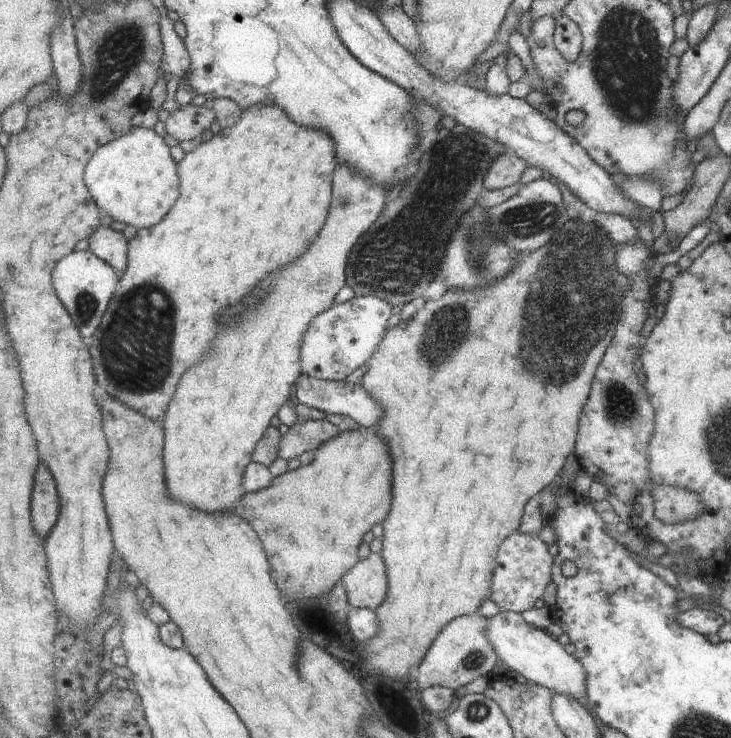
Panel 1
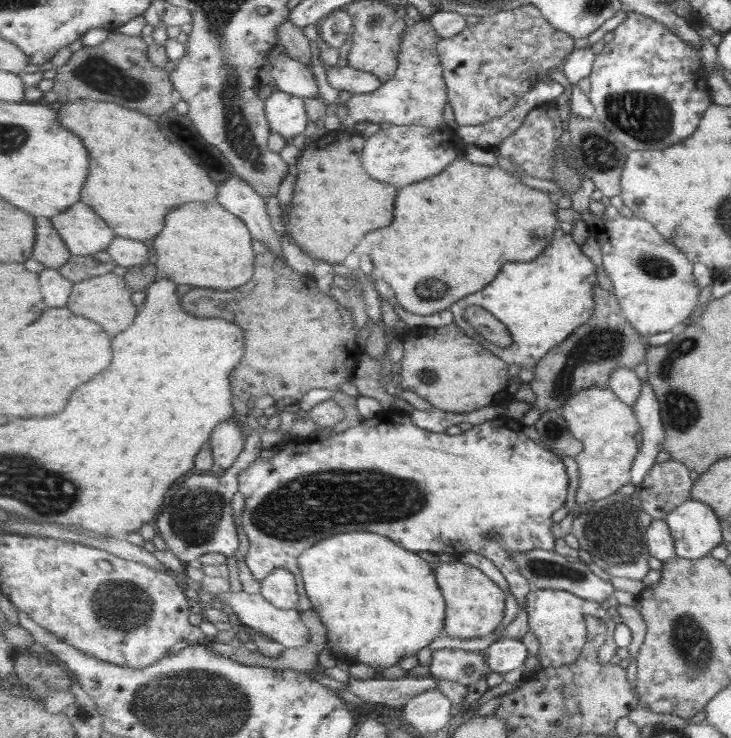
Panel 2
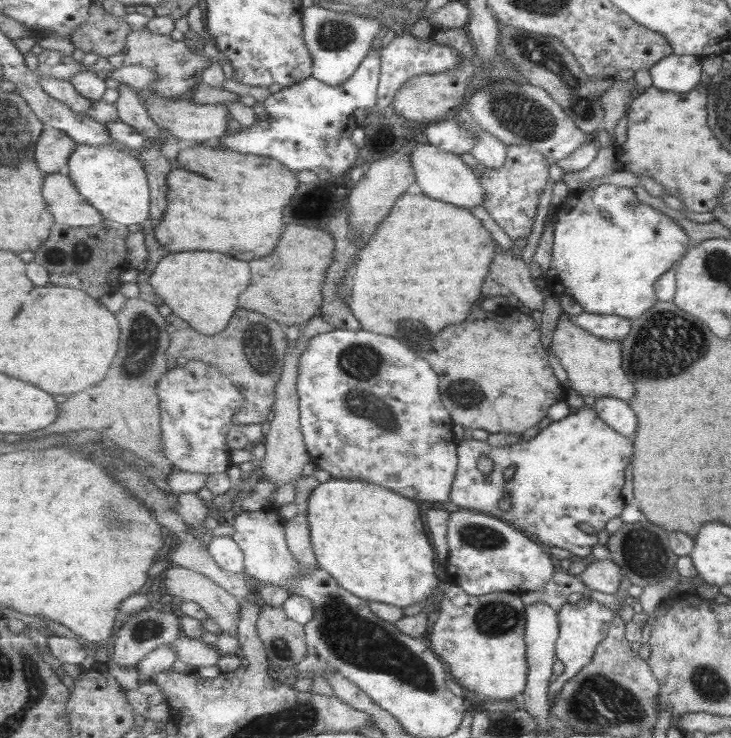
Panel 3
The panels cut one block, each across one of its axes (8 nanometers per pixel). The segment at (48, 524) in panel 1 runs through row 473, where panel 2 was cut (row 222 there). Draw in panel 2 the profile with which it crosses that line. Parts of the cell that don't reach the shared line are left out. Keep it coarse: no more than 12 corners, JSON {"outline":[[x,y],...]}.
{"outline":[[37,218],[33,259],[59,270],[72,252],[53,222]]}

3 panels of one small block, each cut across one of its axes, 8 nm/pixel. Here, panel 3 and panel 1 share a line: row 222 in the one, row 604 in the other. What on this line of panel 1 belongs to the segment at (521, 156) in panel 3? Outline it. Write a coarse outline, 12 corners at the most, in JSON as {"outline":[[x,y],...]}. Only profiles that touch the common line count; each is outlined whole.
{"outline":[[513,532],[497,552],[489,599],[523,614],[543,598],[554,556]]}

